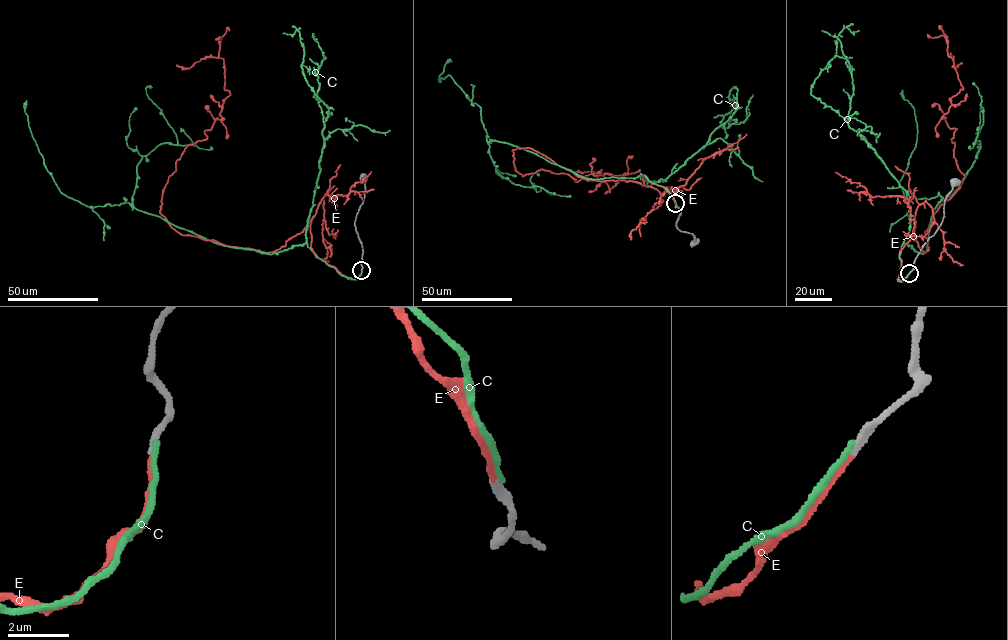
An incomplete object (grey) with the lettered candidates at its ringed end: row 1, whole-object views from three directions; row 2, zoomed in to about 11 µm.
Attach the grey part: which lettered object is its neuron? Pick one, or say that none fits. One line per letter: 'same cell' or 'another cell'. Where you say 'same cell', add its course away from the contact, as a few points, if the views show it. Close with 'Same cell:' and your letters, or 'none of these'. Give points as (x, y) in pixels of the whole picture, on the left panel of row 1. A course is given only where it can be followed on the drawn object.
C: another cell
E: same cell | via (361, 270), (314, 255), (310, 220), (269, 252), (172, 228), (165, 185), (230, 94), (221, 58), (176, 65)
Same cell: E

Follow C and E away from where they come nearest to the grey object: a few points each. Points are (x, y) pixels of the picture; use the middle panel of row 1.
C: (675, 203), (641, 174), (585, 178), (487, 142), (480, 107), (449, 75), (439, 81), (451, 61)
E: (675, 203), (644, 174), (587, 180), (512, 150), (523, 176), (619, 181), (573, 172)

